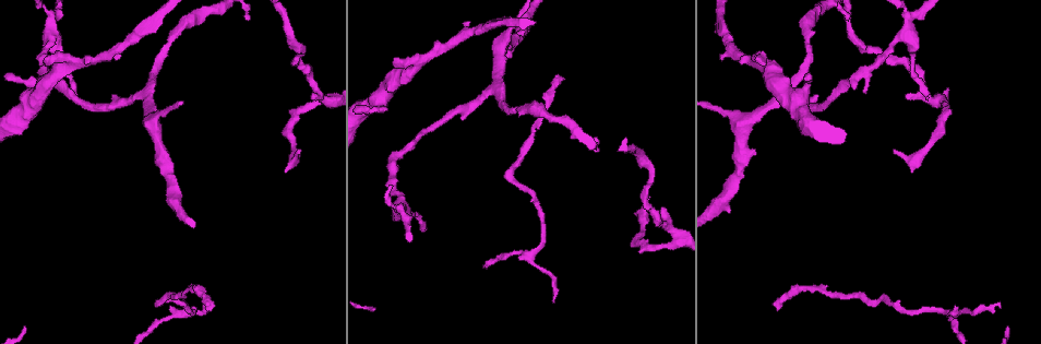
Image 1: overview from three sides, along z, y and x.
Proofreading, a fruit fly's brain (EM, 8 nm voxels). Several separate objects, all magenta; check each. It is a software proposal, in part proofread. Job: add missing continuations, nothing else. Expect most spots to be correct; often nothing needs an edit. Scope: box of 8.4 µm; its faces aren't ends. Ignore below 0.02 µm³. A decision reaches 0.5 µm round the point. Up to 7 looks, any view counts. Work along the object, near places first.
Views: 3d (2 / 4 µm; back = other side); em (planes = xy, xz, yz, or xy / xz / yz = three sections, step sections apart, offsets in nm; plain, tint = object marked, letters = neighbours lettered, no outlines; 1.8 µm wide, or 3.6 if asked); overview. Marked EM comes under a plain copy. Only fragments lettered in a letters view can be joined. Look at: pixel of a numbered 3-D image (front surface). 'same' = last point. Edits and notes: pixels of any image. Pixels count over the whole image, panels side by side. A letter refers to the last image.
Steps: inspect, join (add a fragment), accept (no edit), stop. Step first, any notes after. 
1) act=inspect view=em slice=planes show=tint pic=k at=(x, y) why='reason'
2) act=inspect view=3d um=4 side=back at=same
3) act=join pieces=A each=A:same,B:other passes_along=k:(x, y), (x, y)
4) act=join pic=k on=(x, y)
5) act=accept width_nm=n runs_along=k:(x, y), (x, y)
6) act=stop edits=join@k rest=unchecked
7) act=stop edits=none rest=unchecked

act=inspect view=em slice=yz step=16 show=letters pic=1 at=(297, 150) why='free end'

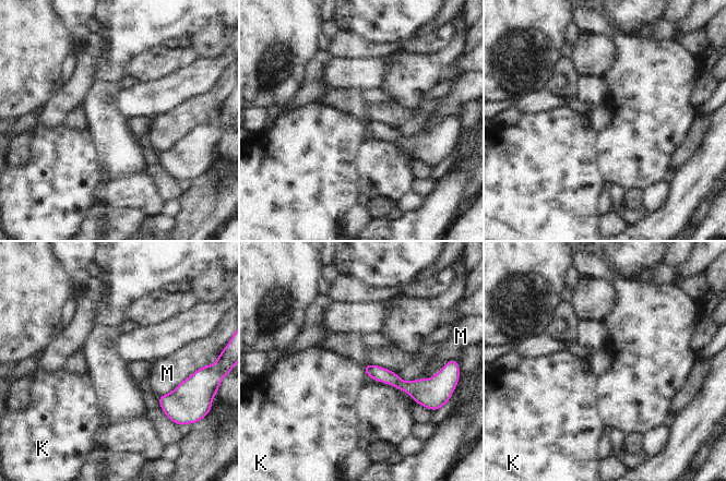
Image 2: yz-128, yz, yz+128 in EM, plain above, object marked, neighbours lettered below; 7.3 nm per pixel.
act=accept each=K:other,M:other runs_along=2:(367, 369), (401, 385), (424, 383) found='none of them fits'

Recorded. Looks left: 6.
act=inspect view=3d um=4 pic=1 at=(552, 301)

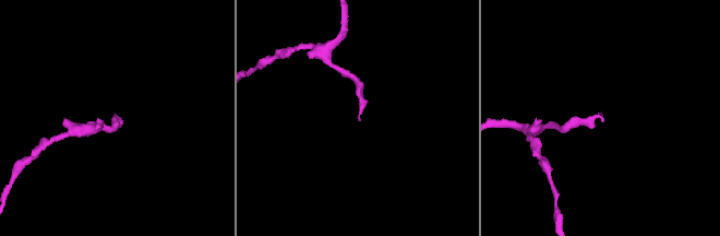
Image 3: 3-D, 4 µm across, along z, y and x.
act=inspect view=em um=3.6 slice=planes show=letters pic=3 at=(115, 114)

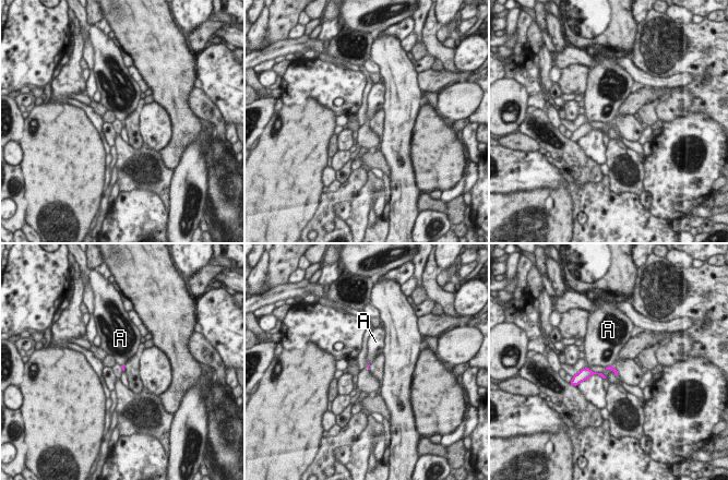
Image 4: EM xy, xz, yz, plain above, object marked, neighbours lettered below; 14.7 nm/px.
act=accept longest_contact=A:90nm each=A:other border=4:(611, 364), (607, 367) found='none of them fits'

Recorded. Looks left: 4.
act=inspect view=em slice=planes show=letters pic=1 at=(45, 57) why='branch stops here'

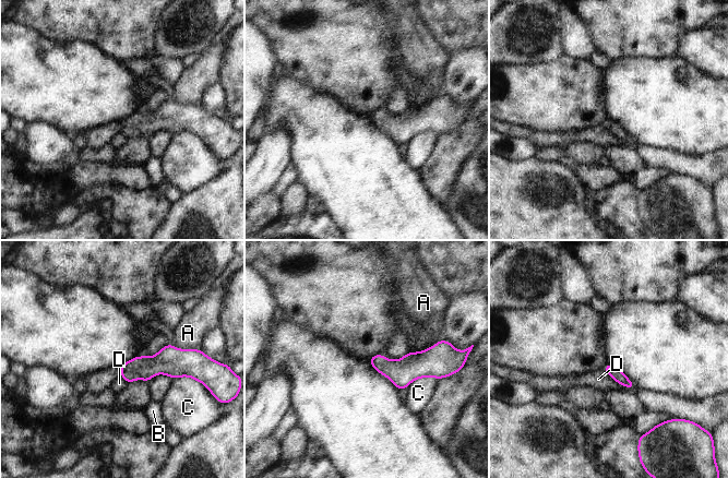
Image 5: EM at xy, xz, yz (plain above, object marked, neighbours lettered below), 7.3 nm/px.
act=accept each=A:other,B:other,C:other,D:other border=5:(603, 369), (620, 384), (634, 387) found='none of them fits'

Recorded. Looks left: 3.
act=stop edits=none rest=unchecked

